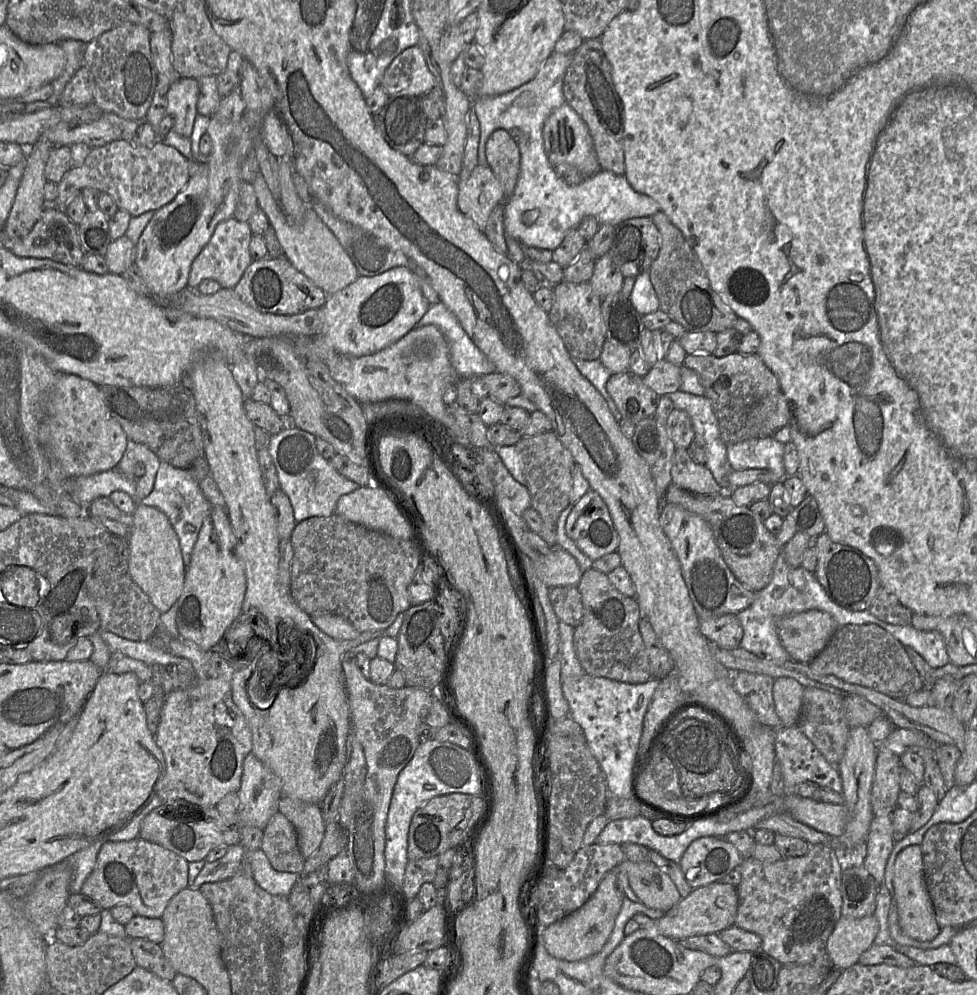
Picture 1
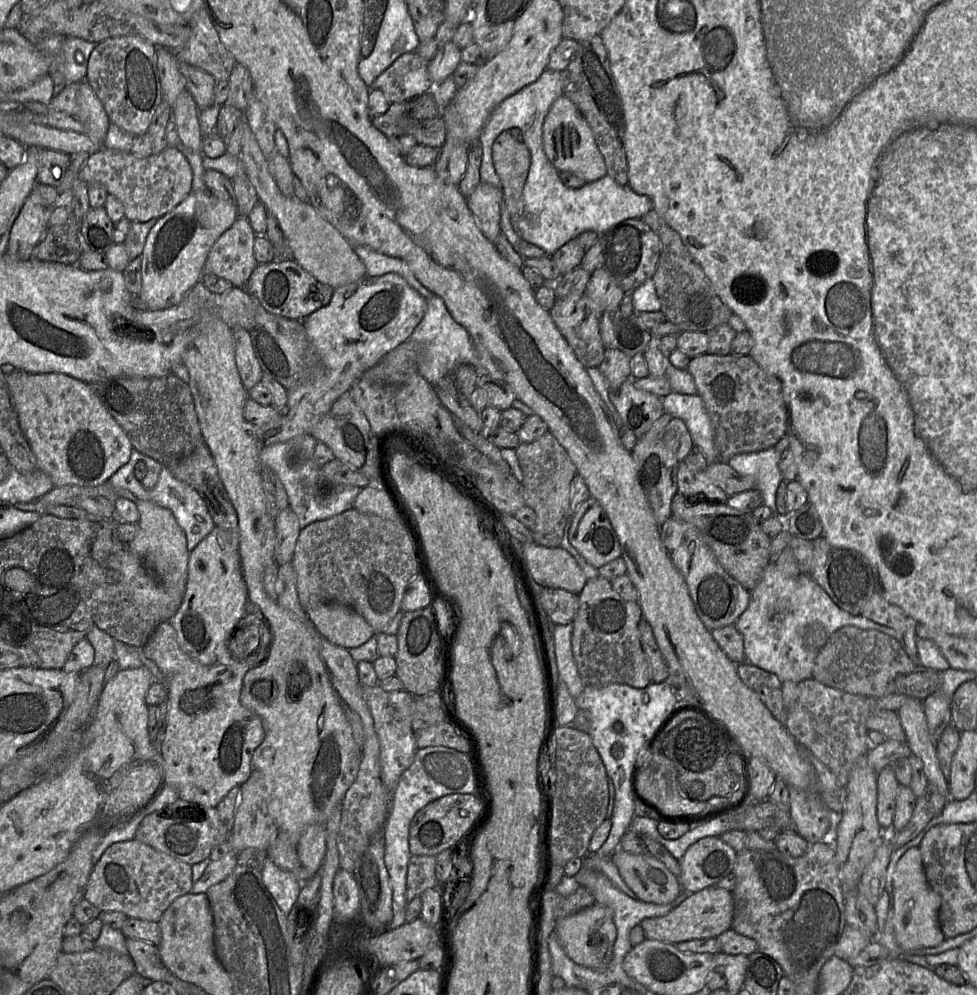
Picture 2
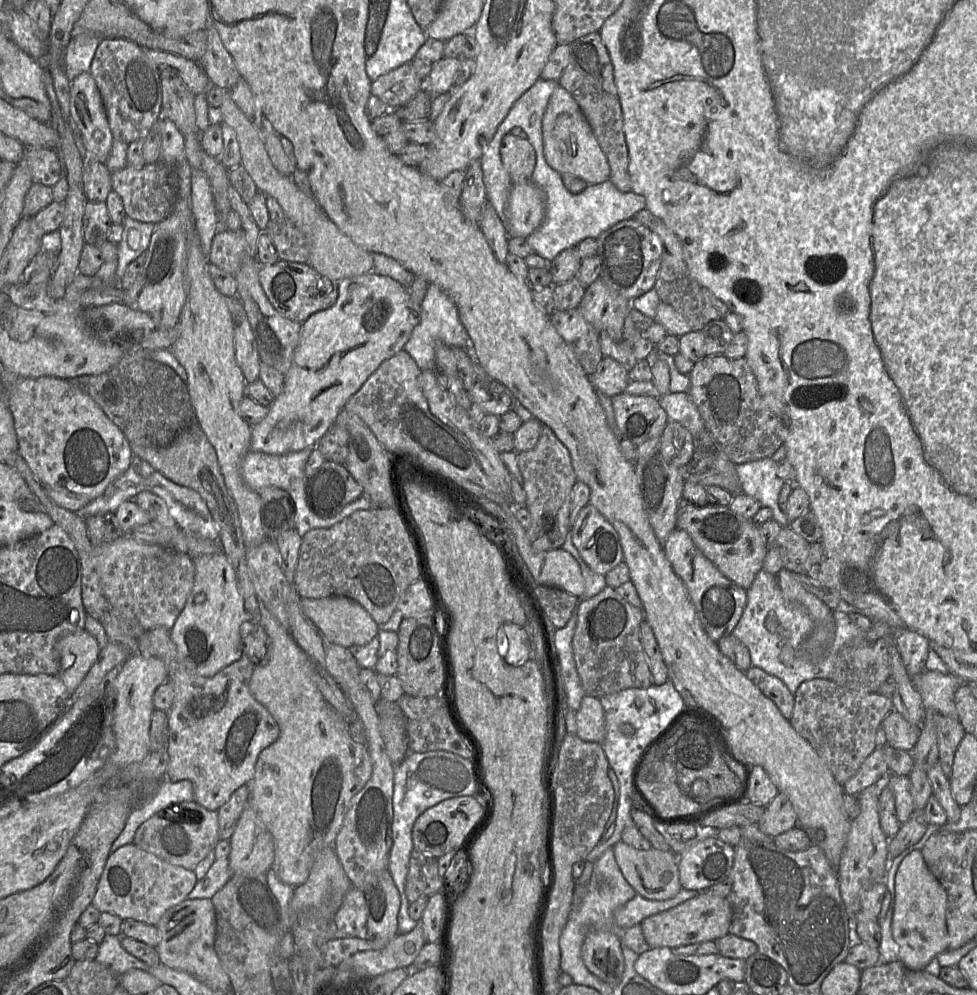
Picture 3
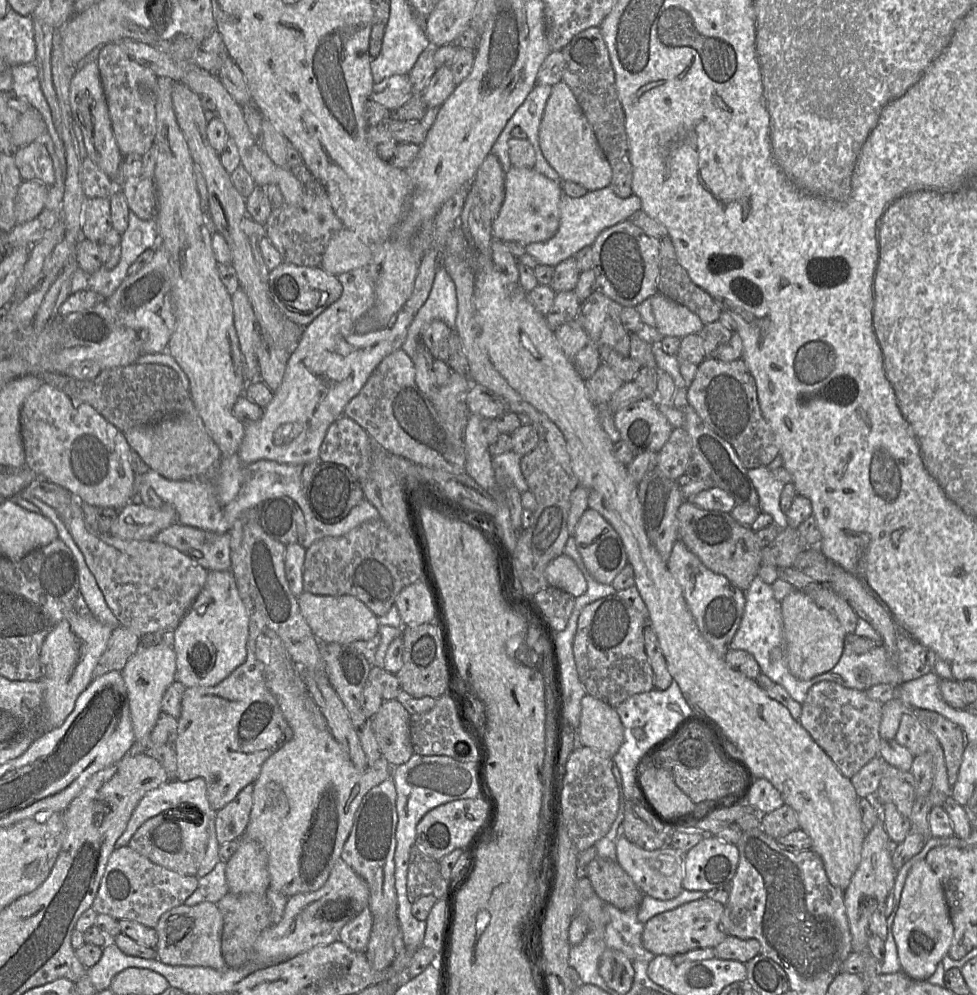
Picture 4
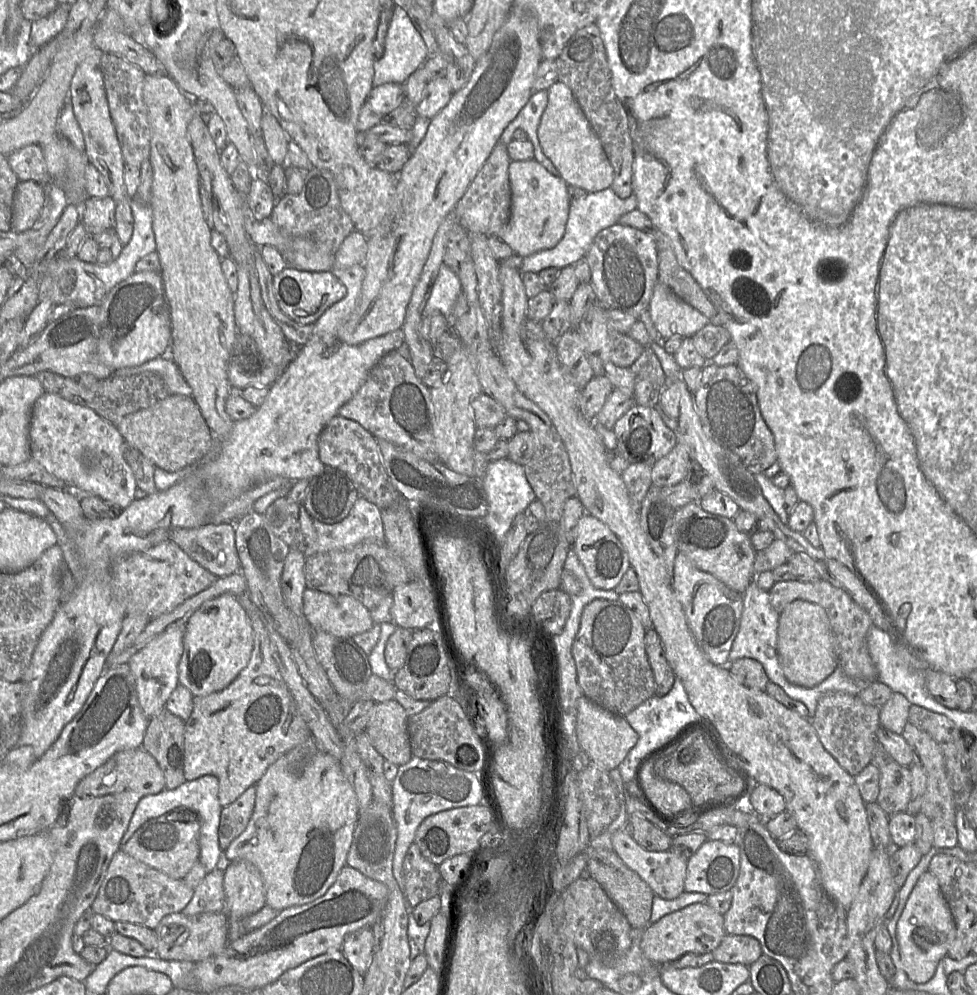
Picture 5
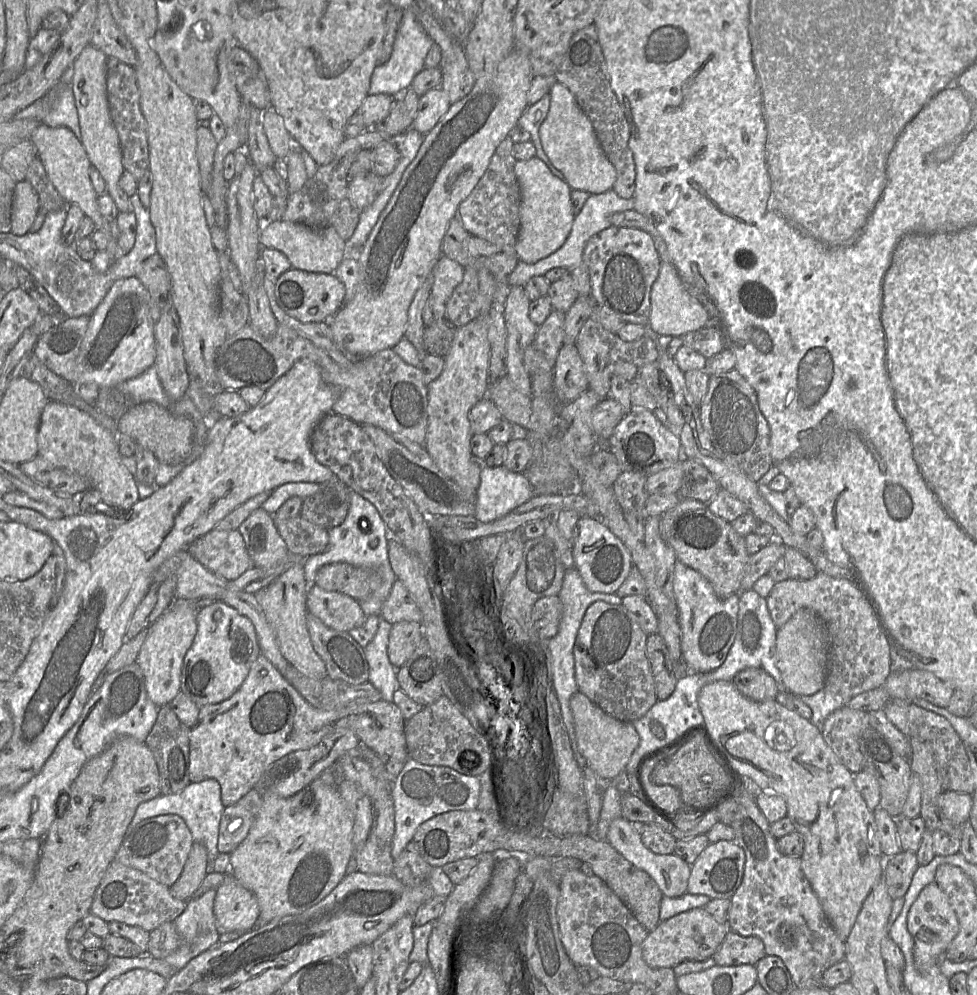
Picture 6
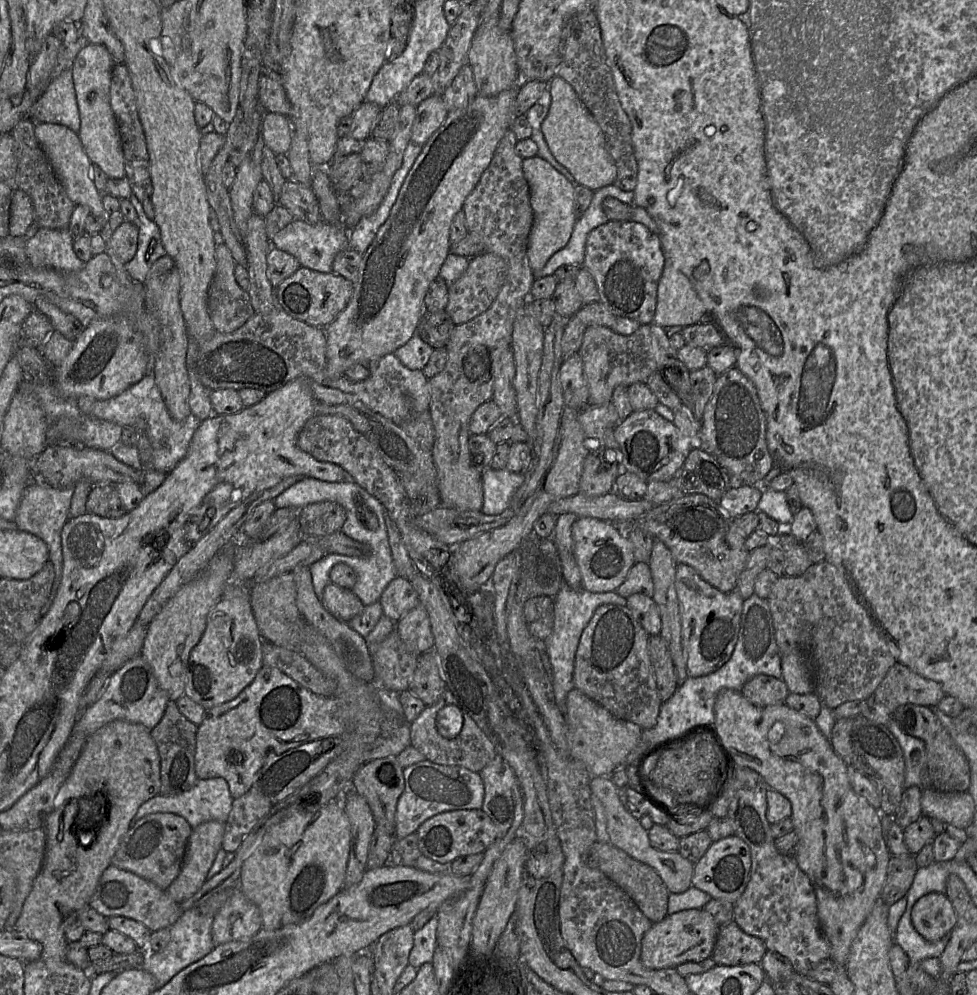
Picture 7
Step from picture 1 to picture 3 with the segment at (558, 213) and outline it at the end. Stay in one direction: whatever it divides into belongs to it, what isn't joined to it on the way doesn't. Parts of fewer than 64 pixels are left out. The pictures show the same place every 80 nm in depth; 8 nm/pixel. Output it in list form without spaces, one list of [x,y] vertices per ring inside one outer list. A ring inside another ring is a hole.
[[[528,140],[536,153],[536,163],[530,182],[538,186],[545,195],[545,217],[541,225],[531,233],[527,242],[534,253],[552,262],[563,250],[576,247],[585,238],[597,239],[613,225],[633,218],[636,213],[646,208],[644,196],[634,192],[621,192],[608,179],[600,184],[588,185],[582,192],[569,192],[562,181],[561,174],[551,168],[544,156],[543,145]]]

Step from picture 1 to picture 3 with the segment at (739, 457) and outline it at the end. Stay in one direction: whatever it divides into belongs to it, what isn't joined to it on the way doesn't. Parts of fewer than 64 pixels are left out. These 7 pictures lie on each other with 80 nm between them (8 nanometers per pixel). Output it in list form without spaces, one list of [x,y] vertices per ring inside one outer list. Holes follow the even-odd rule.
[[[764,458],[736,465],[742,485],[742,492],[756,499],[762,507],[773,511],[773,519],[782,528],[789,525],[787,515],[778,505],[778,498],[784,480],[777,475],[777,463],[772,458]]]

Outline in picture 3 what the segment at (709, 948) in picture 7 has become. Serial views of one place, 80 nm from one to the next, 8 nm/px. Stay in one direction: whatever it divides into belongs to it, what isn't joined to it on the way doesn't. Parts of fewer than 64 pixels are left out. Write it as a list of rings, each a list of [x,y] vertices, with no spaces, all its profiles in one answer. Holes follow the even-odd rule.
[[[707,892],[699,894],[667,911],[649,916],[641,922],[643,935],[651,948],[676,948],[717,939],[729,933],[731,907],[727,898]]]

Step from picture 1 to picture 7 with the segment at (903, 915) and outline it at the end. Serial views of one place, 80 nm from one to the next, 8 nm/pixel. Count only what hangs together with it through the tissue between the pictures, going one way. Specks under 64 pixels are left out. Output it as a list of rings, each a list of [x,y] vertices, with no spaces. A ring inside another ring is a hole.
[[[931,892],[916,901],[911,911],[911,921],[925,940],[935,942],[952,931],[956,914],[945,894]]]

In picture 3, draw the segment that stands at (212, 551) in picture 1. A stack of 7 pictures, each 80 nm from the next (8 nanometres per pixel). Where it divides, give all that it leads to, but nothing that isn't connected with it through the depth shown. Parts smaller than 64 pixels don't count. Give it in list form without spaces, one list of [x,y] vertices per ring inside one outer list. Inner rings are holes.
[[[223,551],[202,555],[193,559],[195,578],[186,604],[170,630],[170,636],[186,668],[202,677],[212,677],[219,671],[239,660],[243,654],[240,627],[251,617],[244,608],[244,599],[239,591],[234,568]]]

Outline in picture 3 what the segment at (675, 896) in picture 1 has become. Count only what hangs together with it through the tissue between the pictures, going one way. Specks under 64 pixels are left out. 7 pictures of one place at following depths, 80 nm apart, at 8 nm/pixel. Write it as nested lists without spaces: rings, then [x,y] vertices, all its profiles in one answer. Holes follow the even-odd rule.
[[[619,841],[613,847],[614,857],[619,869],[635,892],[649,900],[663,901],[674,898],[682,889],[679,881],[678,855],[672,851],[638,850]]]

